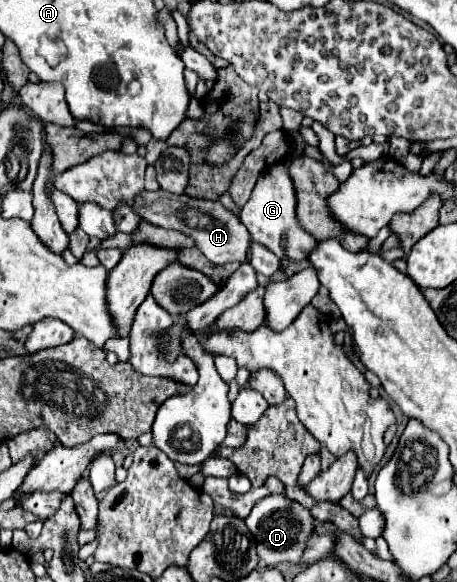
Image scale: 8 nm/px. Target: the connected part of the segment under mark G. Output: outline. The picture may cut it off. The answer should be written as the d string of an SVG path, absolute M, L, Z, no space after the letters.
M277 164L277 166L265 168L261 172L261 176L251 192L251 198L243 206L239 218L245 224L245 228L249 230L251 240L265 246L275 256L279 256L279 258L285 256L293 261L307 260L305 258L307 252L311 252L315 248L315 238L301 228L299 220L295 216L295 206L297 206L297 198L295 198L291 176L283 164Z

